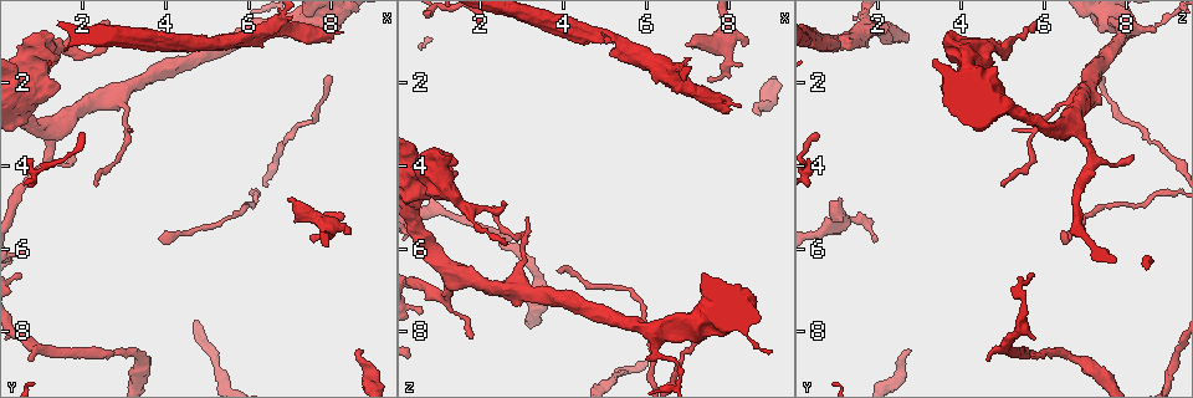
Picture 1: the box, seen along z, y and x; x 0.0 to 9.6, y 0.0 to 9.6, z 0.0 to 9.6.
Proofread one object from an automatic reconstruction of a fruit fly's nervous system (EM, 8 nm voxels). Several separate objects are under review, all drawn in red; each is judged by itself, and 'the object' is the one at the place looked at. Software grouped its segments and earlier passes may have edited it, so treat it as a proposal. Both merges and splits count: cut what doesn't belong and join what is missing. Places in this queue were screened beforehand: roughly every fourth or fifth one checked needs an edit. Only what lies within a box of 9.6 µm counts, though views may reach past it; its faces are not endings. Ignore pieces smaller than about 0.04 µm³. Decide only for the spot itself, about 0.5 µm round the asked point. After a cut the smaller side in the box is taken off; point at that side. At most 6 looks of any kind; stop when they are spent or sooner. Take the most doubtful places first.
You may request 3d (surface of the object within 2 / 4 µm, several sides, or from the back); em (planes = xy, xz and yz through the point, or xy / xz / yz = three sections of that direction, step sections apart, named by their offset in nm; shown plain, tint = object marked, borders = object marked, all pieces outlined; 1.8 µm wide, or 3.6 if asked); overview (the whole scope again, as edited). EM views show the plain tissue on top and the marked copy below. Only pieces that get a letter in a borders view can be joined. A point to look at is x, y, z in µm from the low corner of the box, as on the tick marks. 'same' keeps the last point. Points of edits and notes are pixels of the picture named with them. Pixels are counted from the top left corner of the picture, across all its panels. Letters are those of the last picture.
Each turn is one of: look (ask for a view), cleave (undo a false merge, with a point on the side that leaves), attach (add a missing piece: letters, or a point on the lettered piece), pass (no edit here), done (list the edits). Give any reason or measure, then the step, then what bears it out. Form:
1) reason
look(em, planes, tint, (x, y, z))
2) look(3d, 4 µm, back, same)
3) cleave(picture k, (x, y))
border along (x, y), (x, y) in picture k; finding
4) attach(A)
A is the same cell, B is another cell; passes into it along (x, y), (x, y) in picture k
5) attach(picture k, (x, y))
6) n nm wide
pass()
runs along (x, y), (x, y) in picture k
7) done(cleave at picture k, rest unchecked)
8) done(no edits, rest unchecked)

an open end
look(3d, 4 µm, (6.95, 4.75, 1.10))

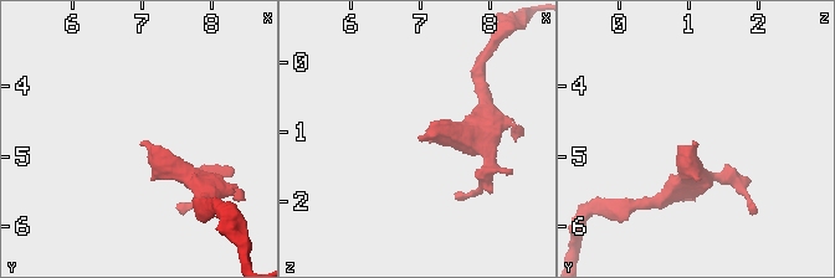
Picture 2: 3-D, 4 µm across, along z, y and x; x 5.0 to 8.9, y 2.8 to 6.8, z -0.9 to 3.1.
look(em, planes, borders, (6.95, 4.80, 1.10))

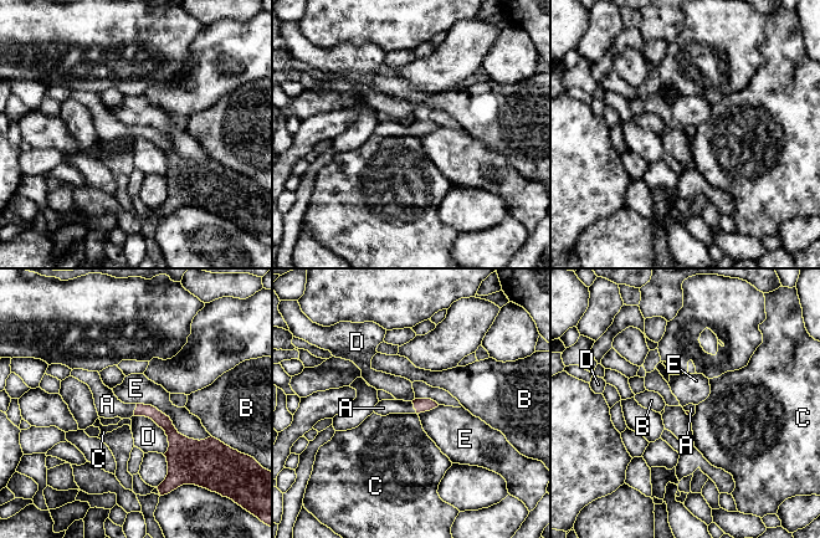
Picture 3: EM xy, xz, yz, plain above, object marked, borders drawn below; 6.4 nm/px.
attach(A)
A is the same cell, B, C, D and E are other cells; passes into it along (162, 420), (134, 410), (107, 404) in picture 3; it goes on there

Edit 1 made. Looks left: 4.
an open end
look(em, yz, step 8, borders, (0.80, 8.70, 4.65))

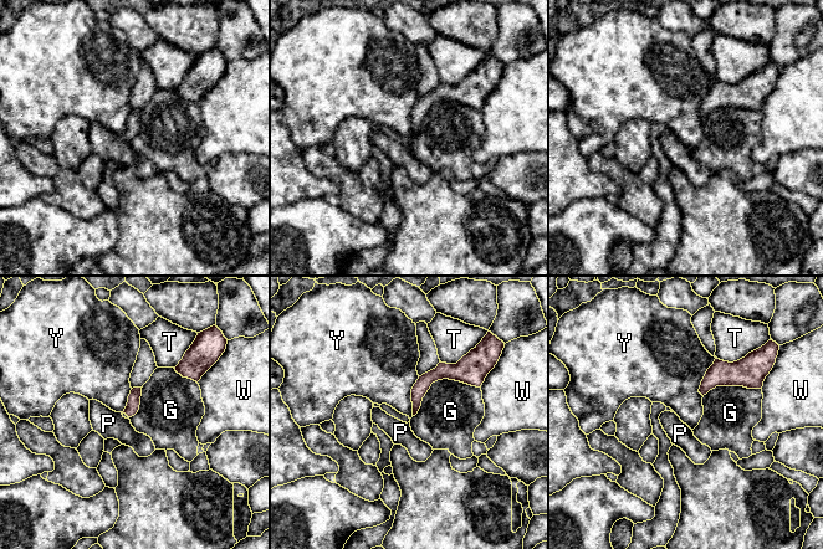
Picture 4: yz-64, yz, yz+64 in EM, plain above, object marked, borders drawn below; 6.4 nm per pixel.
pass()
G, P, T, W and Y are other cells; runs along (466, 368), (433, 375), (415, 408) in picture 4; none of them fits

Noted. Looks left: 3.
look(em, planes, borders, (8.50, 5.60, 0.95))

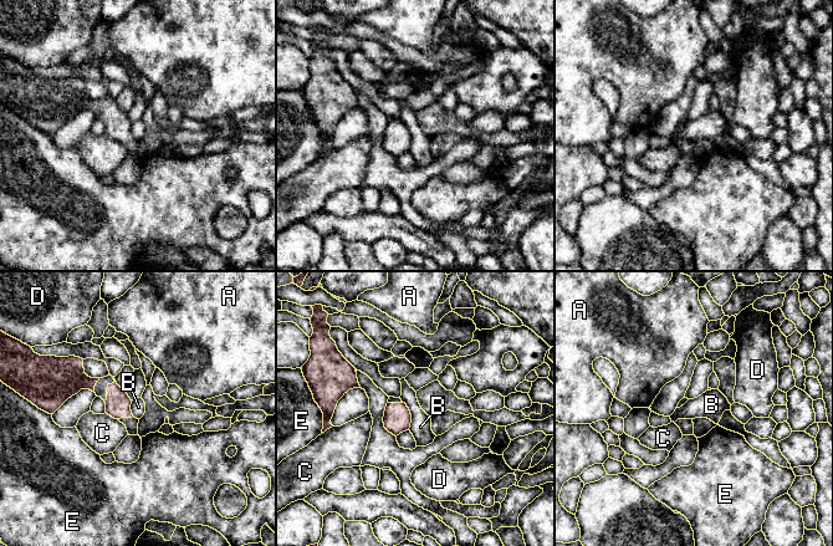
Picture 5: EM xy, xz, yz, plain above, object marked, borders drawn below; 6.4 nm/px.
pass()
A, B, C, D and E are other cells; border along (402, 401), (410, 414), (409, 429) in picture 5; none of them fits

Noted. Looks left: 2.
done(attach at picture 3, rest unchecked)

